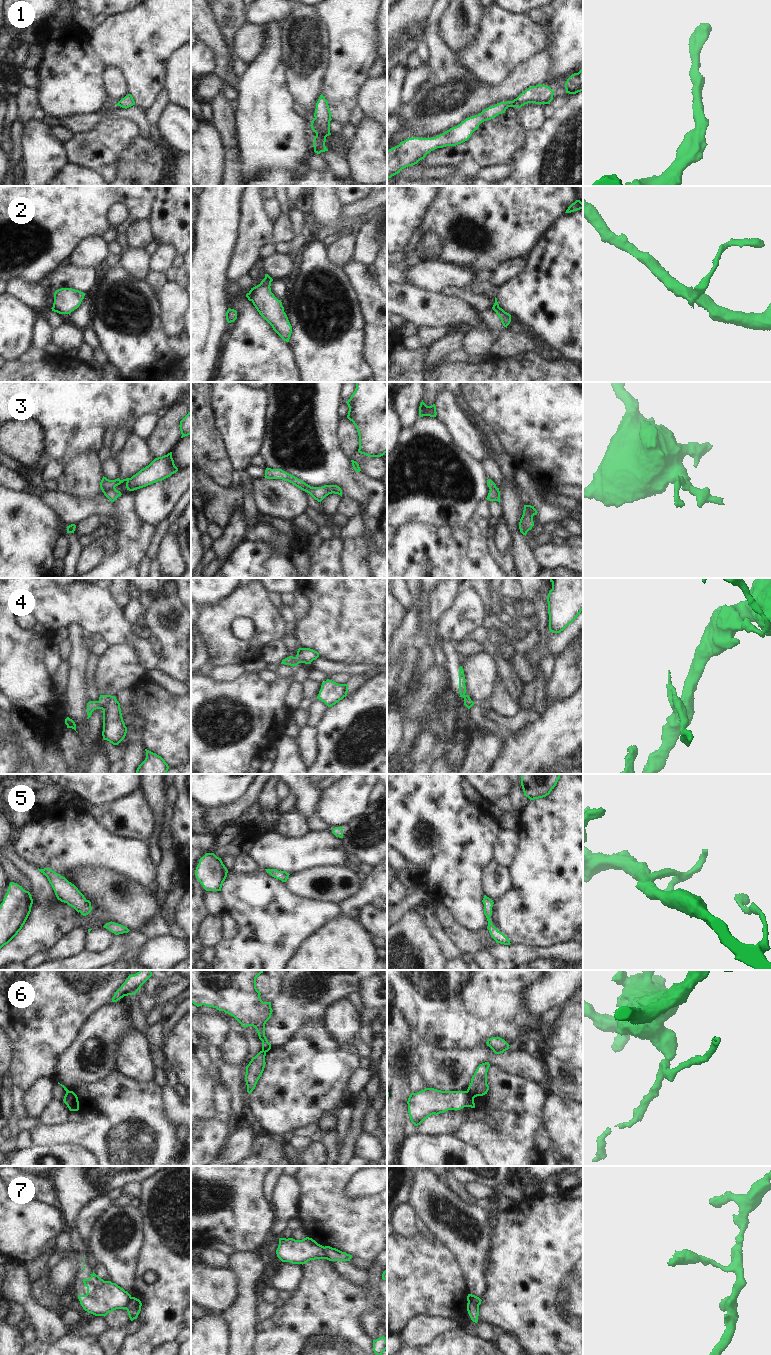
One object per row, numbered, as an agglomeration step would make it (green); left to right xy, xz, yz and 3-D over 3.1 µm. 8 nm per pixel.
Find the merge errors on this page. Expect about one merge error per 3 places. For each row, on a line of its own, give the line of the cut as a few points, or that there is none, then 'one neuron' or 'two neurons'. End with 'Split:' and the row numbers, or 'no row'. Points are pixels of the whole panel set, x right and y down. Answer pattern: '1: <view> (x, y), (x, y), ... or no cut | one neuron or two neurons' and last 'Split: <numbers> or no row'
1: no cut | one neuron
2: xz (249, 292), (252, 300) | two neurons
3: xy (114, 487), (110, 487), (104, 493) | two neurons
4: no cut | one neuron
5: no cut | one neuron
6: yz (467, 1090), (473, 1098) | two neurons
7: xy (132, 1297), (124, 1308) | two neurons
Split: 2, 3, 6, 7

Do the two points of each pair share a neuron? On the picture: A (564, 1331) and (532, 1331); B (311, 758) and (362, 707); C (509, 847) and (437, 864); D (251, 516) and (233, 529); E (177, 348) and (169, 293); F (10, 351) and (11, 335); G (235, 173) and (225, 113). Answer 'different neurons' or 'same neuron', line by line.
A: same neuron
B: different neurons
C: different neurons
D: different neurons
E: different neurons
F: same neuron
G: same neuron

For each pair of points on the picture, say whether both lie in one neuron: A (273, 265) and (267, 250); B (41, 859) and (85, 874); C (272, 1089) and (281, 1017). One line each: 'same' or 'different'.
A: different
B: different
C: different

